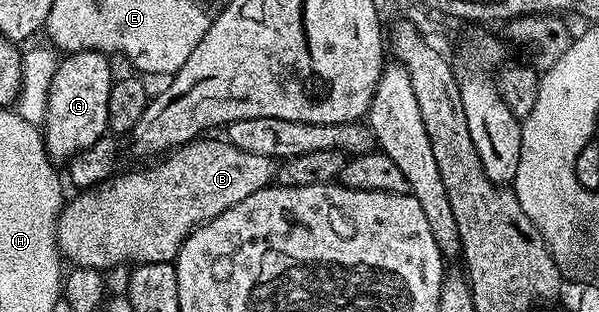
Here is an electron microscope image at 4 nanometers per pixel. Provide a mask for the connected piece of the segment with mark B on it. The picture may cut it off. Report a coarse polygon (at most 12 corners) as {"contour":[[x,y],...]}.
{"contour":[[227,139],[77,192],[65,262],[175,262],[196,226],[275,182]]}

